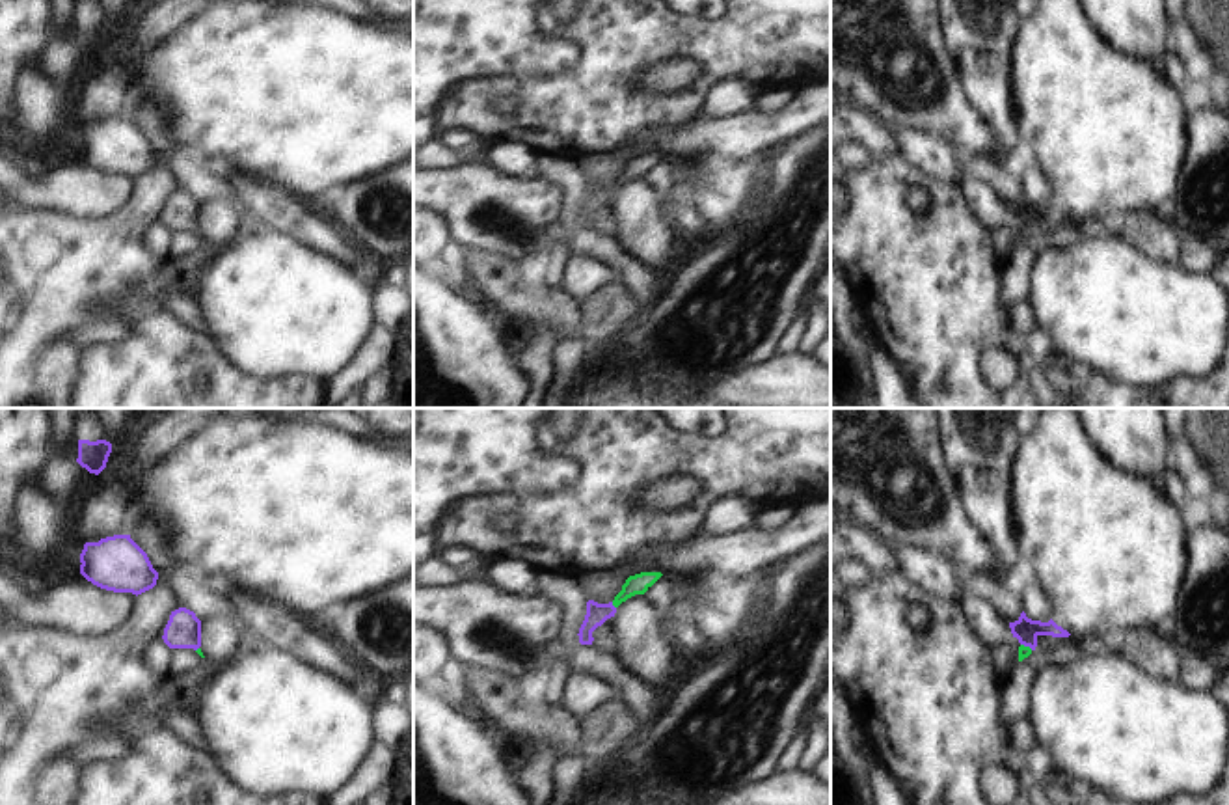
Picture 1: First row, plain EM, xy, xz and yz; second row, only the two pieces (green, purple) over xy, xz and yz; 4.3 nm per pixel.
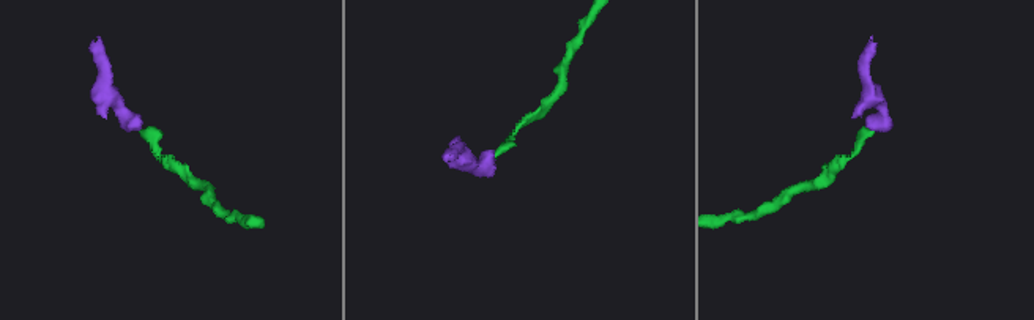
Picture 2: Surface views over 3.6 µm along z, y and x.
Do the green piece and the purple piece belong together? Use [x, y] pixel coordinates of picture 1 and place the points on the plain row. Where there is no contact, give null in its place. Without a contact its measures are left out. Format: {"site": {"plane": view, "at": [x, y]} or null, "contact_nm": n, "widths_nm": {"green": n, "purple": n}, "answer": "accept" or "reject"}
{"site": {"plane": "xz", "at": [613, 187]}, "contact_nm": 40, "widths_nm": {"green": 90, "purple": 100}, "answer": "accept"}

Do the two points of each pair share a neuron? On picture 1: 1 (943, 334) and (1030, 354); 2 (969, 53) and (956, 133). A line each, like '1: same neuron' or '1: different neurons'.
1: same neuron
2: different neurons

